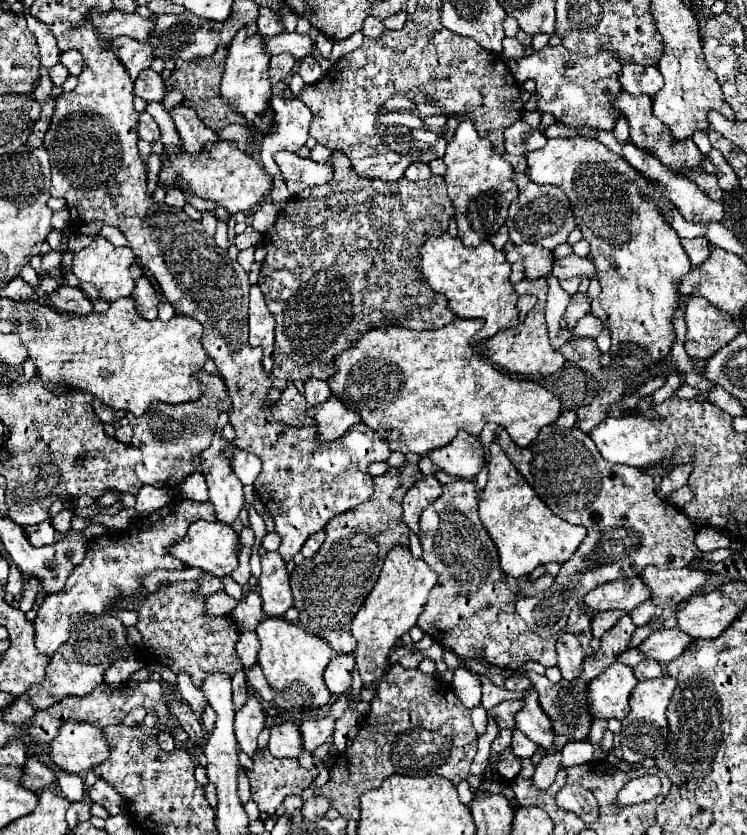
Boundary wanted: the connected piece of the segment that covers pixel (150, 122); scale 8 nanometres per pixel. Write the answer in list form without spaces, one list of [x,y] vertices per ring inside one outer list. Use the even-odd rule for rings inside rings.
[[[141,112],[141,114],[139,114],[137,136],[139,136],[141,140],[147,140],[147,142],[159,140],[159,126],[157,126],[157,122],[155,122],[147,112]]]

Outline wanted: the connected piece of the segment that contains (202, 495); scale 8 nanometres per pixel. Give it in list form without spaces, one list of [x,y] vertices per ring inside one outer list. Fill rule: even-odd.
[[[193,472],[191,476],[187,476],[181,484],[179,484],[181,496],[189,498],[189,500],[197,500],[197,502],[207,502],[207,484],[201,472]]]

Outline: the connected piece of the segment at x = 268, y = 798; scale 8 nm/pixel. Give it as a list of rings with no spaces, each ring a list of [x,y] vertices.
[[[257,748],[253,754],[253,768],[245,770],[249,782],[251,782],[251,798],[257,804],[259,812],[267,812],[269,816],[275,814],[275,810],[279,808],[279,804],[283,802],[283,798],[287,794],[301,794],[303,788],[309,786],[309,782],[313,780],[311,772],[305,770],[297,758],[275,758],[271,756],[269,748]]]

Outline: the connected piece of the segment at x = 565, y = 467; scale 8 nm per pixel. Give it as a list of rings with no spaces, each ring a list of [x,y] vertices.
[[[487,424],[481,432],[481,446],[485,453],[485,463],[489,459],[489,446],[493,442],[497,442],[505,450],[505,454],[509,456],[513,466],[523,474],[523,478],[531,484],[531,488],[539,494],[539,498],[561,520],[581,522],[587,528],[585,540],[581,542],[577,552],[571,556],[571,560],[561,564],[561,572],[555,576],[555,584],[549,590],[545,590],[537,596],[515,598],[517,612],[521,614],[521,618],[527,626],[541,638],[547,639],[559,635],[567,624],[569,610],[575,604],[579,604],[587,592],[595,590],[597,586],[601,586],[605,582],[619,580],[619,578],[635,578],[643,572],[643,568],[647,568],[651,564],[657,568],[683,568],[691,560],[695,560],[703,554],[701,550],[697,550],[697,546],[693,542],[695,534],[697,534],[697,526],[679,508],[675,510],[673,504],[659,502],[659,498],[655,498],[655,494],[653,494],[655,482],[653,482],[651,474],[641,468],[605,462],[597,450],[595,442],[587,434],[583,434],[579,428],[547,426],[537,434],[537,438],[531,442],[529,448],[519,448],[519,446],[515,446],[515,442],[507,434],[507,430],[503,430],[497,424]]]

